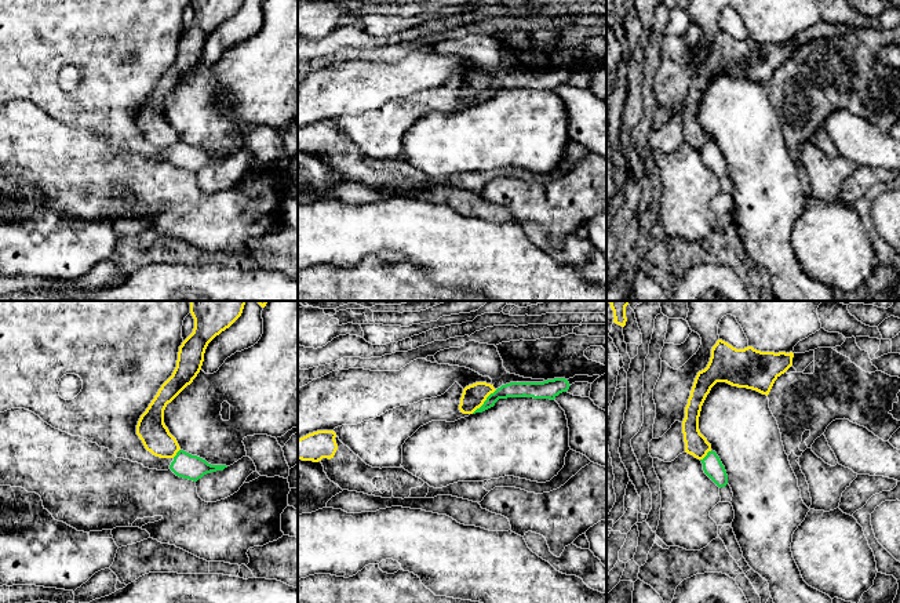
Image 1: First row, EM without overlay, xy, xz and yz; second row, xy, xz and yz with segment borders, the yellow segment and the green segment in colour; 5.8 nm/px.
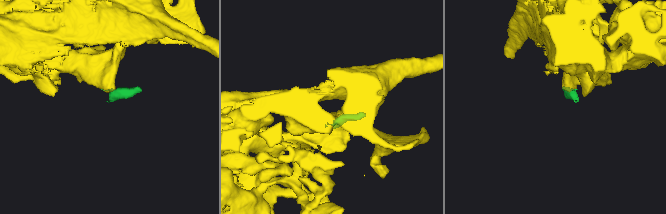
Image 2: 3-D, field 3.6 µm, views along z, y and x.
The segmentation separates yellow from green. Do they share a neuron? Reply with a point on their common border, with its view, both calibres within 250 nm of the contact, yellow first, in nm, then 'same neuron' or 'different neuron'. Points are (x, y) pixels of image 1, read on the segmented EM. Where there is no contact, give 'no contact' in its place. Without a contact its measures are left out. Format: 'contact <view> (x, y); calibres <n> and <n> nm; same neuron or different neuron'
contact xz (484, 400); calibres 140 and 100 nm; different neuron

